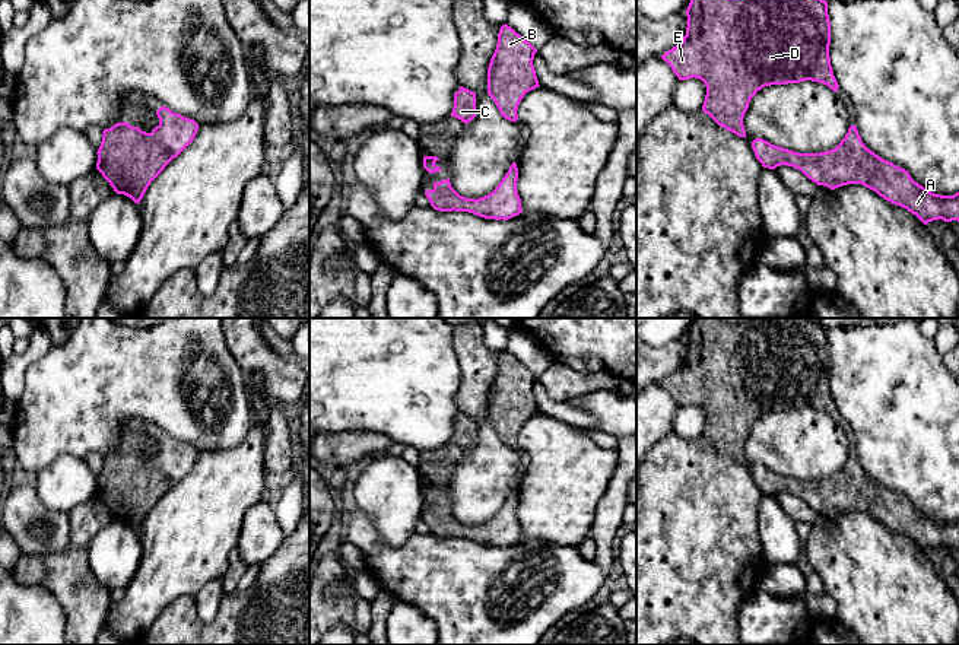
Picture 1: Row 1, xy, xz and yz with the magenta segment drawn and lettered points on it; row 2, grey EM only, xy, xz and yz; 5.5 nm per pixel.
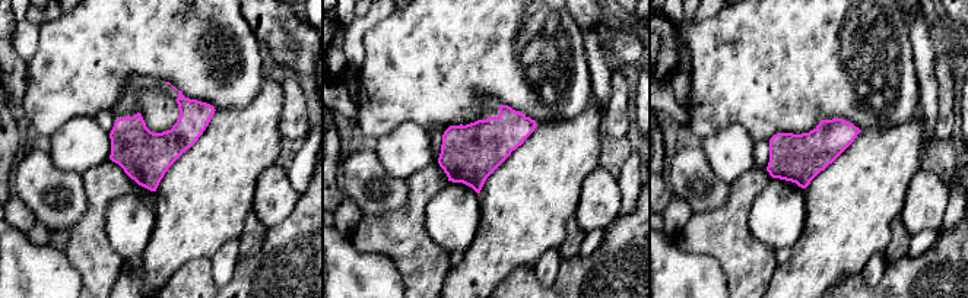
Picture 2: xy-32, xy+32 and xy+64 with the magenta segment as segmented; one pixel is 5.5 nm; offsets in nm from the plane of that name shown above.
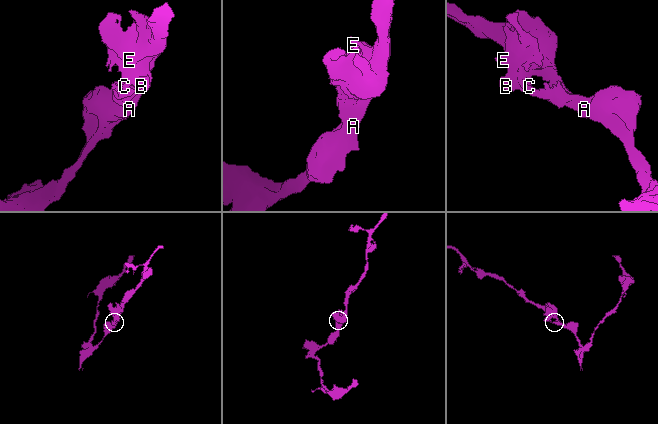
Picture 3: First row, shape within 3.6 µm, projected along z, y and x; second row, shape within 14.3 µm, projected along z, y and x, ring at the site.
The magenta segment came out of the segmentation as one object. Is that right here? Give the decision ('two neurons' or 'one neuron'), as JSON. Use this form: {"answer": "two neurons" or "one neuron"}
{"answer": "one neuron"}

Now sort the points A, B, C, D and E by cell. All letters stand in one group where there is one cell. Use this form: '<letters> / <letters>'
A B C D E

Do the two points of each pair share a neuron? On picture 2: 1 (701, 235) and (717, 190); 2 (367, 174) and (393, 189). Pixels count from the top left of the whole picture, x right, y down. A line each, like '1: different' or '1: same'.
1: different
2: same

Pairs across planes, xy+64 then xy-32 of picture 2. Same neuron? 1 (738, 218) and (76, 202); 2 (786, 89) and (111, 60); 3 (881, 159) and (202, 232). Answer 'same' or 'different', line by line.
1: different
2: same
3: same

